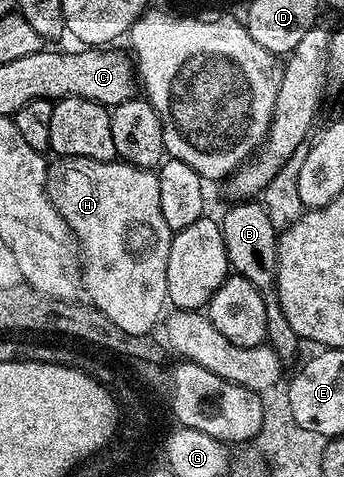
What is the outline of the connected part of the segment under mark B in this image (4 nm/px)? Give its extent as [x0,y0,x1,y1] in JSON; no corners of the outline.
[221,200,301,355]

